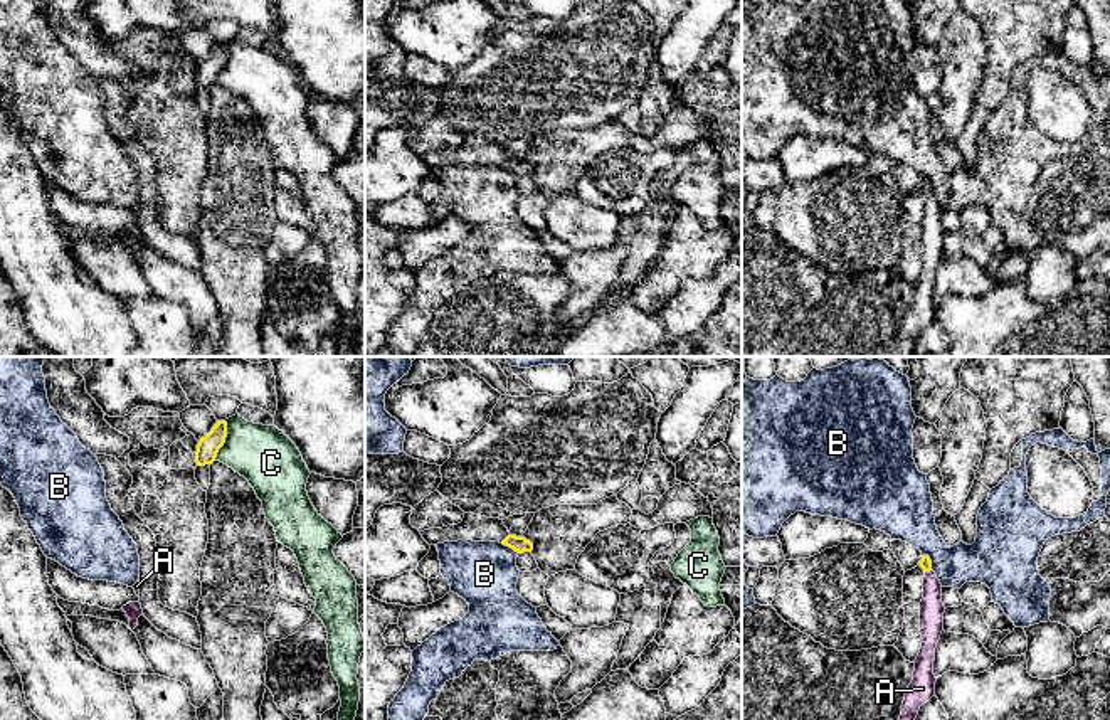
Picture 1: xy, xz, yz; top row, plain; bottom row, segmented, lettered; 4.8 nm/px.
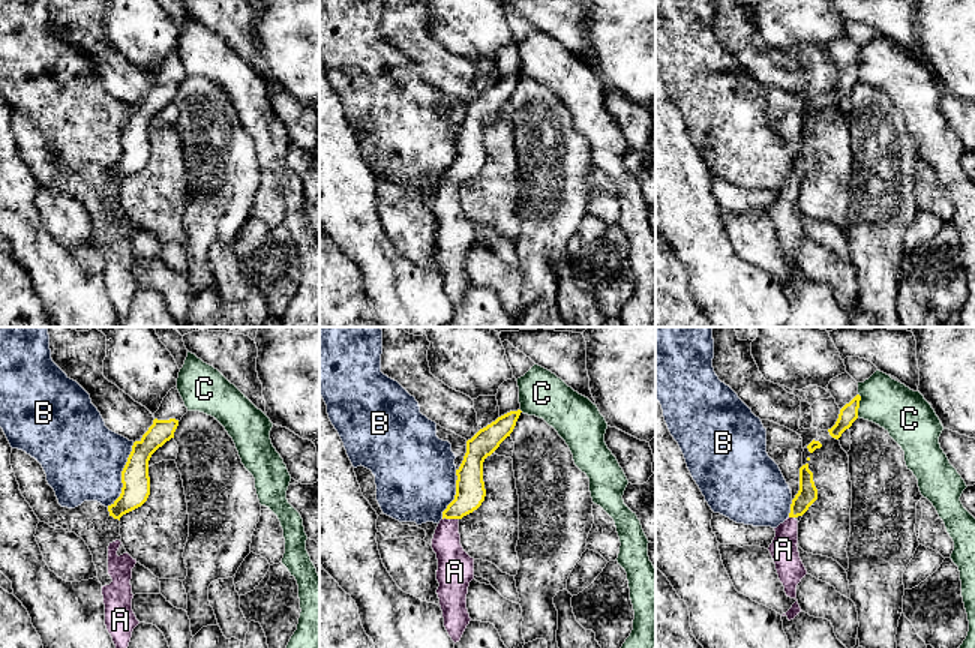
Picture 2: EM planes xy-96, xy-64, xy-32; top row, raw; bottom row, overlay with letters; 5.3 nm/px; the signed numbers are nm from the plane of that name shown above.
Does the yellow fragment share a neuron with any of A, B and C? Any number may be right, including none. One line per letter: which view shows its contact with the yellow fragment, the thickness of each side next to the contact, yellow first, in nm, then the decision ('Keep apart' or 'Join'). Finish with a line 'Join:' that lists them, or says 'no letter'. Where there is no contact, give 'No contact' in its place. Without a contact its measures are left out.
A: Touches yellow in yz. Thickness 60 nm (yellow) against 120 nm. Join
B: Touches yellow in xz. Thickness 80 nm (yellow) against 320 nm. Keep apart
C: Touches yellow in xy. Thickness 110 nm (yellow) against 280 nm. Keep apart
Join: A

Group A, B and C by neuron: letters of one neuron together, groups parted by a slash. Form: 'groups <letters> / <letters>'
groups A / B / C

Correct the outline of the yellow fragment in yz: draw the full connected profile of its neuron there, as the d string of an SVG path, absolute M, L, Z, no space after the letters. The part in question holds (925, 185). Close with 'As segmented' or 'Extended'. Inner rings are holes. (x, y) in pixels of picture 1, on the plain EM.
M922 178L920 190L925 195L923 222L920 225L920 257L923 266L915 283L913 303L905 315L896 357L912 357L920 330L935 318L933 283L944 254L945 229L942 225L942 207L932 193L928 178Z. Extended

